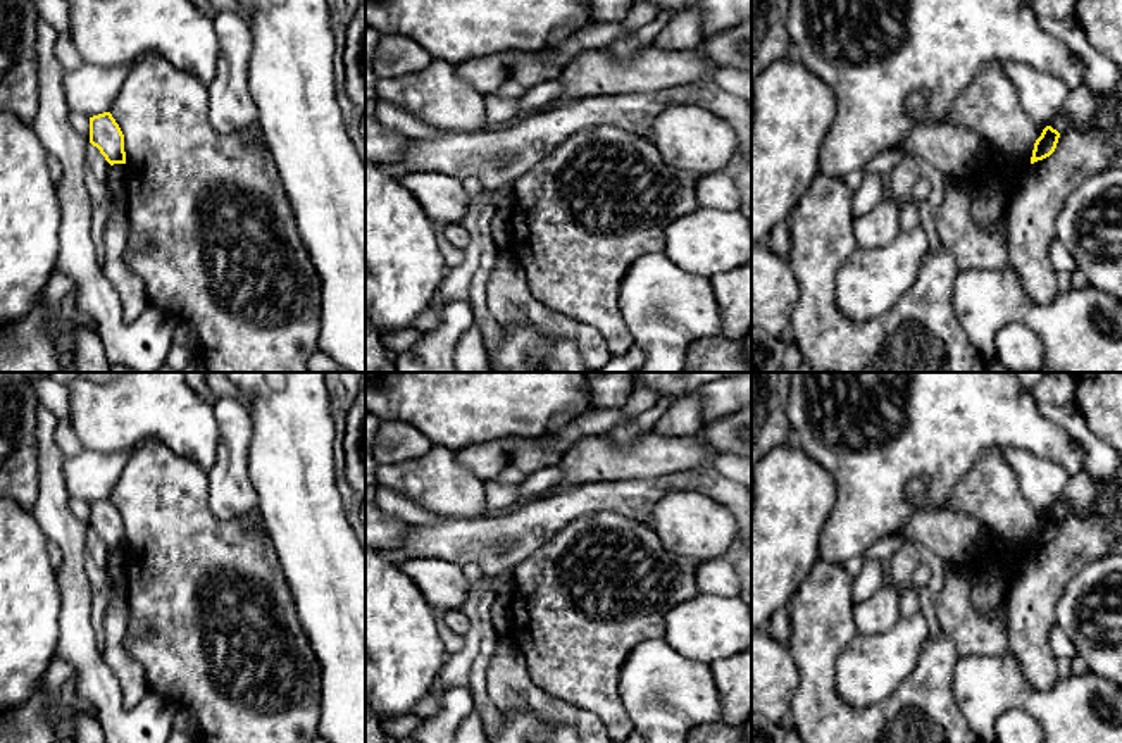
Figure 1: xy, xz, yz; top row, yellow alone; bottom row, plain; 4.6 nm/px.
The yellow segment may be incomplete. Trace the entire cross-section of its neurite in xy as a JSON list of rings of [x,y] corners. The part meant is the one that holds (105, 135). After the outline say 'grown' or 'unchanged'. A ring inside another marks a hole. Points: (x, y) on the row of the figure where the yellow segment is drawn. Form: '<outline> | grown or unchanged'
[[[110,112],[90,117],[90,143],[110,165],[126,164],[124,134]]] | unchanged

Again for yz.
[[[1046,126],[1041,136],[1034,143],[1031,164],[1050,157],[1057,148],[1058,138],[1060,138],[1060,133],[1051,126]]] | unchanged

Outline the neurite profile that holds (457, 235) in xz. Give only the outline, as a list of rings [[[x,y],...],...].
[[[446,224],[445,236],[453,247],[464,250],[469,243],[467,224]]]

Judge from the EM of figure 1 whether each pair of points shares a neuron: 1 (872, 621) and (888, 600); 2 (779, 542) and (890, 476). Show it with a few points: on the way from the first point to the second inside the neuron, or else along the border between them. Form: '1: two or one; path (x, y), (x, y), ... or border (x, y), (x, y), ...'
1: one; path (876, 616), (883, 605)
2: two; border (829, 471), (836, 487), (836, 499), (817, 549)

